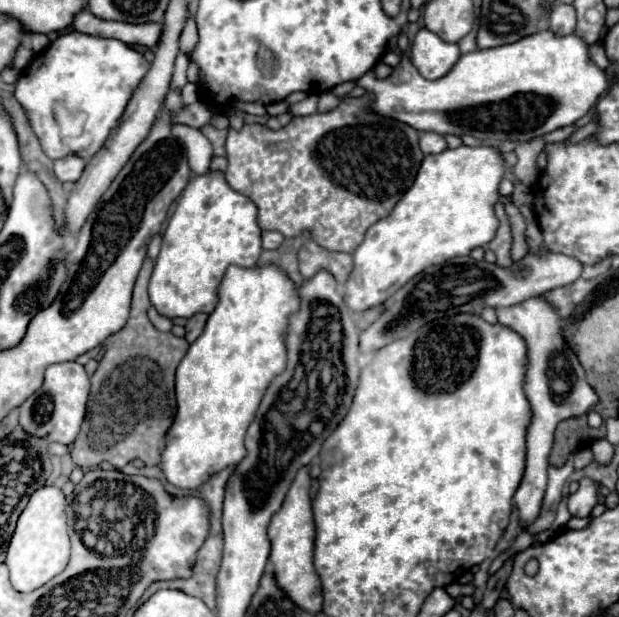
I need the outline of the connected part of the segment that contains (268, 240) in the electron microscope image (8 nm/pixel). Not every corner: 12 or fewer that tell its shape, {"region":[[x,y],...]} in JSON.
{"region":[[263,232],[263,248],[273,250],[283,242],[279,232]]}

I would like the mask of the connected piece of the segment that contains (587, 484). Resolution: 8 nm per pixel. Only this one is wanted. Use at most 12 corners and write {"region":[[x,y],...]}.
{"region":[[583,478],[567,500],[571,516],[585,518],[597,504],[597,486]]}

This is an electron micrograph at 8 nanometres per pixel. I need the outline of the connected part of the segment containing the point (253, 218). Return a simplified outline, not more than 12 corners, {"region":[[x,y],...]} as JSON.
{"region":[[193,176],[149,282],[165,318],[211,314],[225,270],[255,266],[257,206]]}

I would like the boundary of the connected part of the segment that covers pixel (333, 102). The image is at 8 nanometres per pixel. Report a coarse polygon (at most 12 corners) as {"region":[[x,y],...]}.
{"region":[[331,92],[319,94],[319,112],[329,112],[341,104]]}

